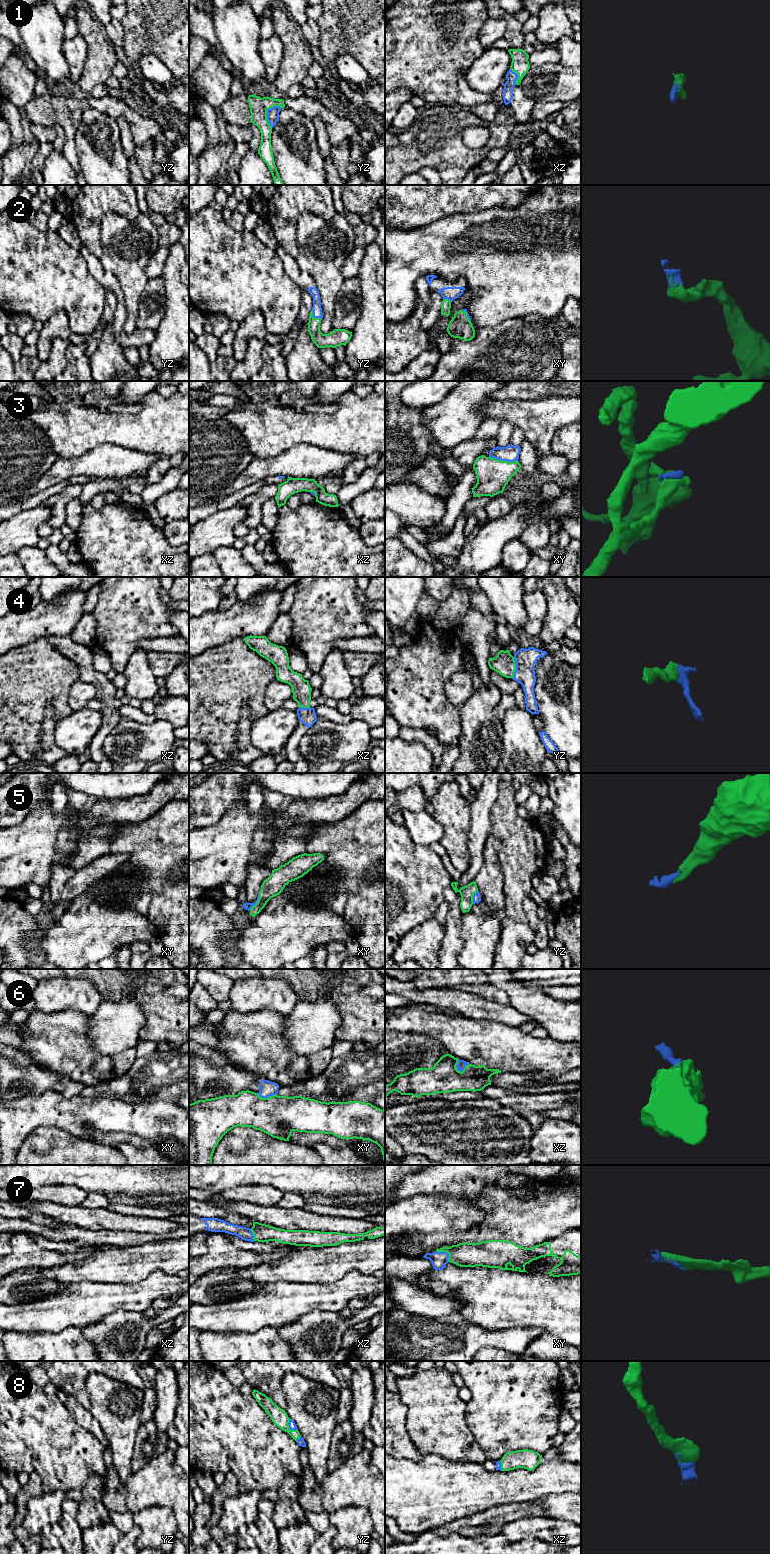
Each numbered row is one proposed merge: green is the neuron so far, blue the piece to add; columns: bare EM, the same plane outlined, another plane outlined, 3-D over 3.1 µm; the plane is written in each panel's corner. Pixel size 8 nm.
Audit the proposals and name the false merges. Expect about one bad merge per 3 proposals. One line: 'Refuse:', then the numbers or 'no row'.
Refuse: 3, 6

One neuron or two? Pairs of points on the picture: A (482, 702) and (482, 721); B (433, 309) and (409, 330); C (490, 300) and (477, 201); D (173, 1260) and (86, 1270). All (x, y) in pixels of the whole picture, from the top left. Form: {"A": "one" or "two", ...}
{"A": "one", "B": "two", "C": "two", "D": "one"}

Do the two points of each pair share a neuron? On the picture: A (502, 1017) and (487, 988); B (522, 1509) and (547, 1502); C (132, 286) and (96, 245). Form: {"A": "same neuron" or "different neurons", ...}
{"A": "different neurons", "B": "different neurons", "C": "different neurons"}

